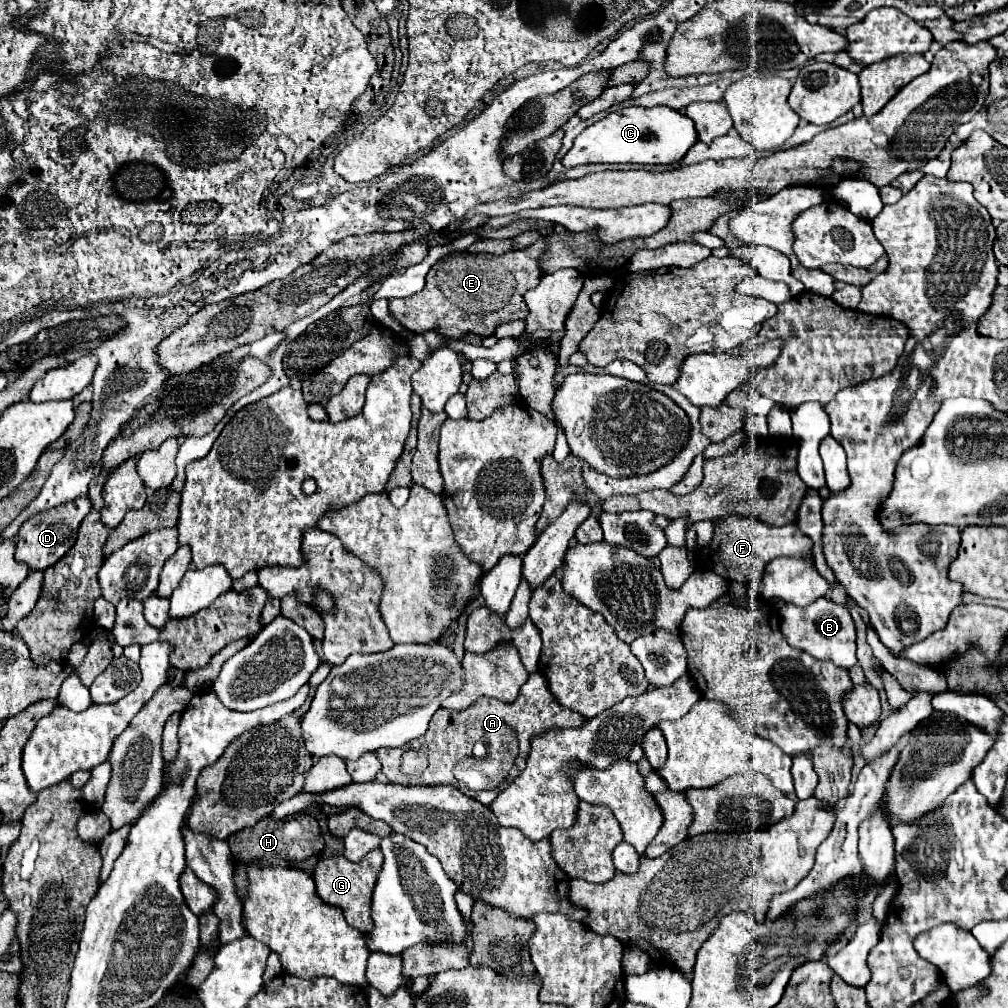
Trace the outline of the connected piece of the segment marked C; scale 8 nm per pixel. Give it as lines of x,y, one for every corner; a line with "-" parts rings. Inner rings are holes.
629,106
607,114
603,120
587,126
573,142
571,150
563,156
561,164
573,168
591,162
635,162
635,164
673,164
679,162
685,152
697,142
695,124
689,116
667,108
639,108

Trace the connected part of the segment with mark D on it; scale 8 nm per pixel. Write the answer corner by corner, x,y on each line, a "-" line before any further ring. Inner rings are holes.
77,498
77,500
67,502
67,504
55,506
53,510
39,512
39,514
31,516
29,520
25,520
23,526
19,528
15,560
25,562
31,570
47,570
49,566
53,566
75,544
77,528
81,524
81,520
89,514
89,510
91,510
91,500
89,498

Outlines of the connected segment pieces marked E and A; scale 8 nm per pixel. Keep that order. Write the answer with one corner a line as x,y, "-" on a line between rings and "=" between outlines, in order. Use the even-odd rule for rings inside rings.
537,240
533,246
523,250
511,250
503,256
493,254
469,254
469,252
453,252
433,264
433,268
427,274
425,288
409,298
393,298
389,300
389,314
407,330
421,334
427,330
433,330
447,340
461,340
467,334
475,334
481,338
493,336
495,328
503,322
523,320
527,314
527,306
523,302
523,294
531,288
535,288
541,280
541,270
537,266
537,258
545,252
545,240
=
533,672
531,676
529,676
529,680
521,686
521,692
519,692
519,696
517,696
517,700
515,702
511,702
511,704
505,704
505,702
499,702
499,700
493,700
493,698
481,698
481,702
477,702
477,704
473,704
473,706
469,706
467,710
463,710
463,712
447,712
447,710
443,710
443,708
439,708
435,714
433,714
433,718
431,718
431,722
429,722
429,730
427,730
427,734
425,736
421,736
421,738
417,738
415,742
409,742
405,748
381,748
381,750
377,750
377,758
381,760
381,764
383,764
383,774
389,778
389,782
395,782
395,784
407,784
407,786
433,786
433,784
451,784
451,786
457,786
461,792
465,792
467,796
471,796
471,798
475,798
475,800
481,800
481,802
485,802
485,806
489,806
495,798
497,798
497,794
499,792
503,792
519,774
521,774
521,770
525,768
525,760
527,760
527,756
529,756
529,740
531,740
531,736
533,734
539,734
539,732
547,732
547,730
551,730
551,728
565,728
565,726
573,726
573,728
577,728
577,726
581,726
585,722
585,718
581,716
581,714
577,714
577,712
573,712
573,710
569,710
569,708
563,708
557,700
555,700
555,696
551,694
551,690
549,690
549,684
547,684
547,678
543,676
543,674
537,674
537,672
-
467,756
472,756
475,758
487,758
489,762
493,762
495,766
501,766
503,770
507,770
507,776
505,776
505,780
493,790
493,792
497,792
497,794
471,794
471,790
469,788
465,788
465,786
461,786
455,778
453,778
453,764
457,764
461,758
467,758

